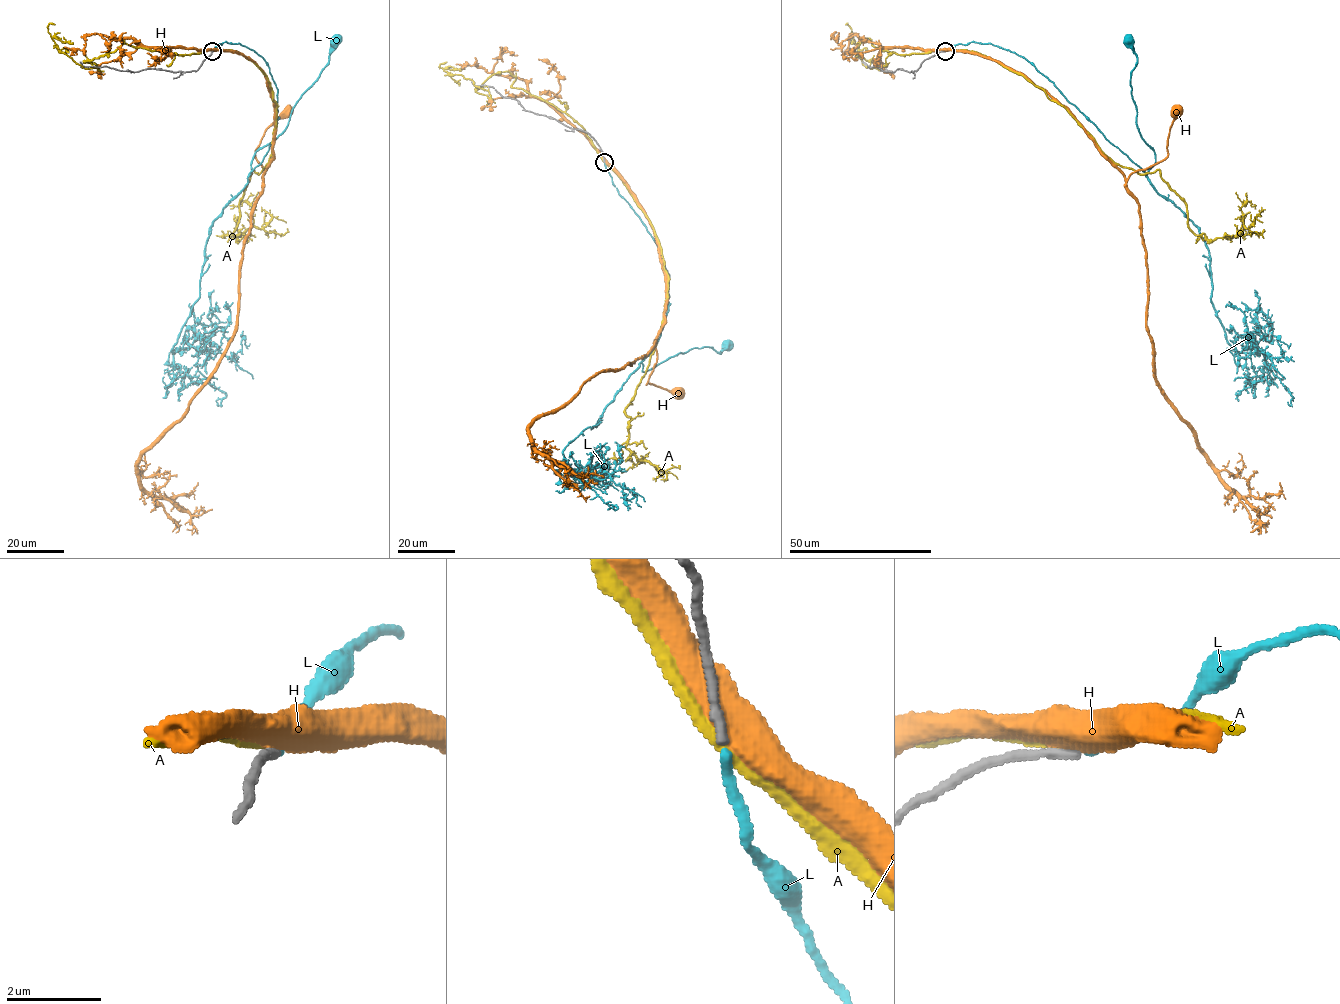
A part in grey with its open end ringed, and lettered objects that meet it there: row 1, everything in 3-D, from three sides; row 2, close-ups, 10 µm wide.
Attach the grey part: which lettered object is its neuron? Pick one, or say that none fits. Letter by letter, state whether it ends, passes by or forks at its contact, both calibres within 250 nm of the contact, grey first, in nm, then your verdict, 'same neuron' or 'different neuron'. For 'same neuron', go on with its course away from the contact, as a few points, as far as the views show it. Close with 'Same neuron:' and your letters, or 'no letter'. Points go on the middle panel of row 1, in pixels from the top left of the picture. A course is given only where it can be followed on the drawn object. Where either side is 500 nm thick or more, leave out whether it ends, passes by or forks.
A: it passes by; calibres 220 and 300 nm; different neuron
H: calibres 240 and 500 nm; different neuron
L: it ends; calibres 190 and 180 nm; same neuron; course (604, 162), (669, 274), (668, 311), (658, 342), (641, 362), (643, 371), (695, 347), (720, 353), (727, 345)
Same neuron: L

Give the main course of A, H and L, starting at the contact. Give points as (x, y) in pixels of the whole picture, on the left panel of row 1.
A: (212, 50), (253, 62), (277, 105), (237, 240), (252, 208), (230, 206)
H: (212, 50), (239, 52), (264, 72), (274, 141), (263, 179), (255, 148), (288, 113)
L: (212, 51), (225, 42), (253, 50), (278, 89), (273, 138), (250, 173), (253, 155), (287, 125), (336, 41)

